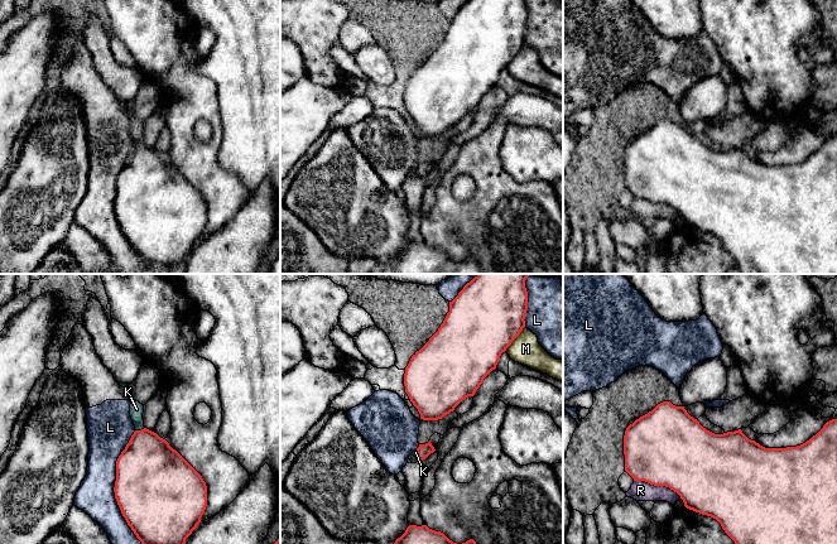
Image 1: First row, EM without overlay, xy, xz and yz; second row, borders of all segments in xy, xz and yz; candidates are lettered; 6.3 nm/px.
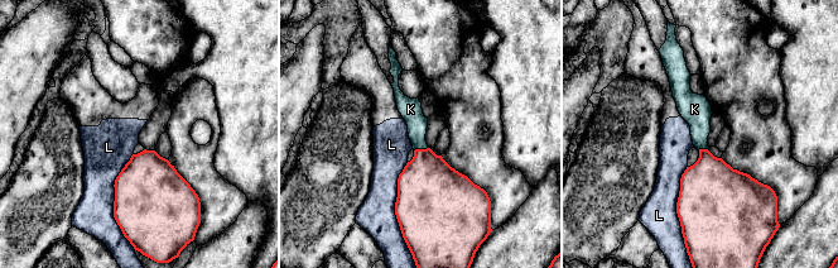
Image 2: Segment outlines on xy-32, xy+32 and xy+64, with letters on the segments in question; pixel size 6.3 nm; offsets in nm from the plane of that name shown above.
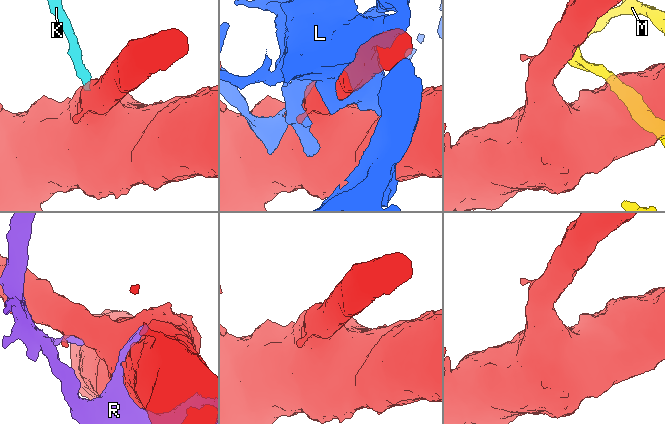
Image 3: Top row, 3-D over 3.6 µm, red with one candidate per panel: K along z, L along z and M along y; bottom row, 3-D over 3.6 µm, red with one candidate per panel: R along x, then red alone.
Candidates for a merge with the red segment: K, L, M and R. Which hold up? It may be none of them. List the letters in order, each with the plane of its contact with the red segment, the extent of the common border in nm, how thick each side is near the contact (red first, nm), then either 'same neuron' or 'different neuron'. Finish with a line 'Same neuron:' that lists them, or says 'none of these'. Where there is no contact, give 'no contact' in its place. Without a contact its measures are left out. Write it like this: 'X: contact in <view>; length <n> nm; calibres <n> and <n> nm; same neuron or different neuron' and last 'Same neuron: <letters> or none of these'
K: contact in xy; length 70 nm; calibres 400 and 90 nm; same neuron
L: contact in xy; length 700 nm; calibres 500 and 240 nm; different neuron
M: contact in xz; length 200 nm; calibres 460 and 190 nm; different neuron
R: contact in yz; length 320 nm; calibres 500 and 130 nm; different neuron
Same neuron: K

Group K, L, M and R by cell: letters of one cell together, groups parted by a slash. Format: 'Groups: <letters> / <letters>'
Groups: K / L M / R

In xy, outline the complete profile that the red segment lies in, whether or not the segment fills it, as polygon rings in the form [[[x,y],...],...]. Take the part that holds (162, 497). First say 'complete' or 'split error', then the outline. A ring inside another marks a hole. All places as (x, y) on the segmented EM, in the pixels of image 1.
split error; [[[130,401],[135,432],[116,461],[115,499],[141,544],[186,544],[207,506],[206,482],[165,439],[144,427],[144,405]]]

